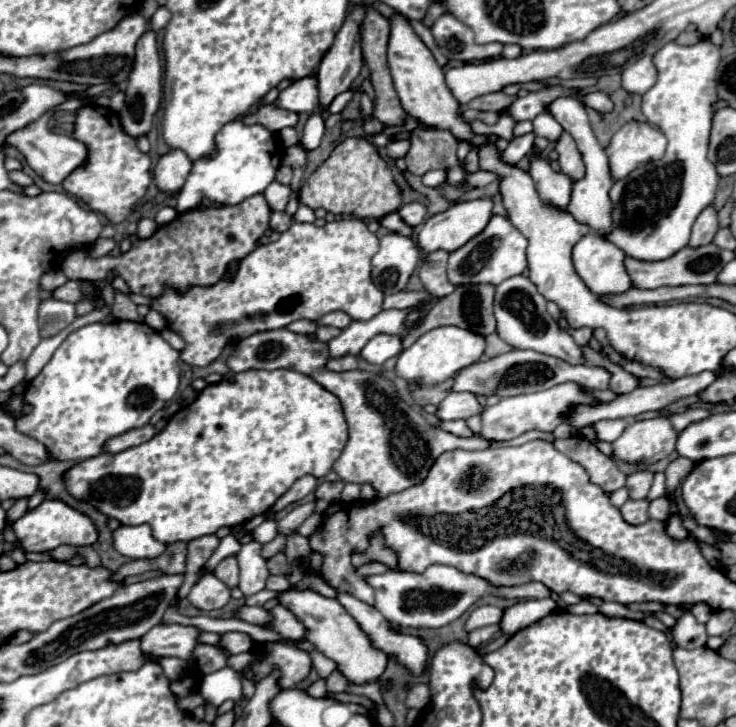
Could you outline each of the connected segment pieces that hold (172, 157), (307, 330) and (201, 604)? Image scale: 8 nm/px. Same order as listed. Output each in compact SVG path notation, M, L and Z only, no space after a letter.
M169 150L155 166L155 184L163 192L179 192L191 170L191 160L183 150Z
M297 320L295 324L289 324L287 326L291 332L297 332L297 334L313 334L317 324L311 322L311 320Z
M205 574L193 586L187 600L199 610L219 610L231 600L231 592L215 574Z

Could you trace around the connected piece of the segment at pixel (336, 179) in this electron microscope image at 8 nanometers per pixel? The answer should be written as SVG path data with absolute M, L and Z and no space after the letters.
M345 138L337 144L331 156L305 180L303 204L317 210L325 208L333 214L349 214L355 218L381 220L389 212L401 208L401 190L393 180L393 174L375 146L365 138Z

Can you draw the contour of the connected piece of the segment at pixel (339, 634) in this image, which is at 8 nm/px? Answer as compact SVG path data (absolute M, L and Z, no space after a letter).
M287 590L287 592L279 594L279 598L281 598L281 606L289 608L297 616L297 620L301 620L305 624L305 628L307 628L305 638L311 644L315 644L317 650L321 650L327 658L335 660L337 670L341 670L349 682L365 684L365 682L379 680L379 676L383 674L383 670L387 666L387 656L371 646L365 632L359 628L359 624L347 614L347 610L337 600L323 598L321 594L311 592L311 590L307 590L307 592Z

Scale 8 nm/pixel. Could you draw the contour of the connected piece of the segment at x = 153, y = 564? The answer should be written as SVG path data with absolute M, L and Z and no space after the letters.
M171 542L165 546L165 552L157 558L141 558L131 560L123 564L113 576L115 580L125 580L133 574L143 574L147 570L155 570L161 574L183 574L185 572L185 560L187 560L187 542Z

